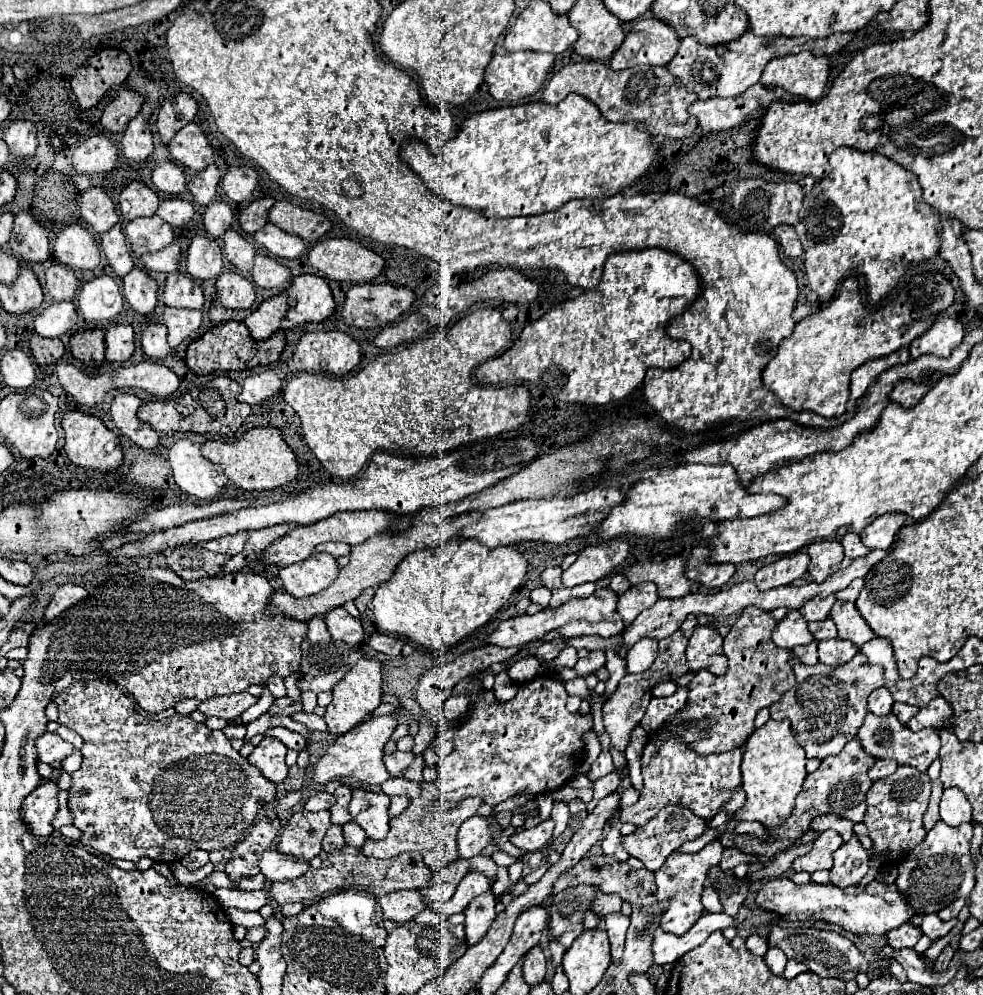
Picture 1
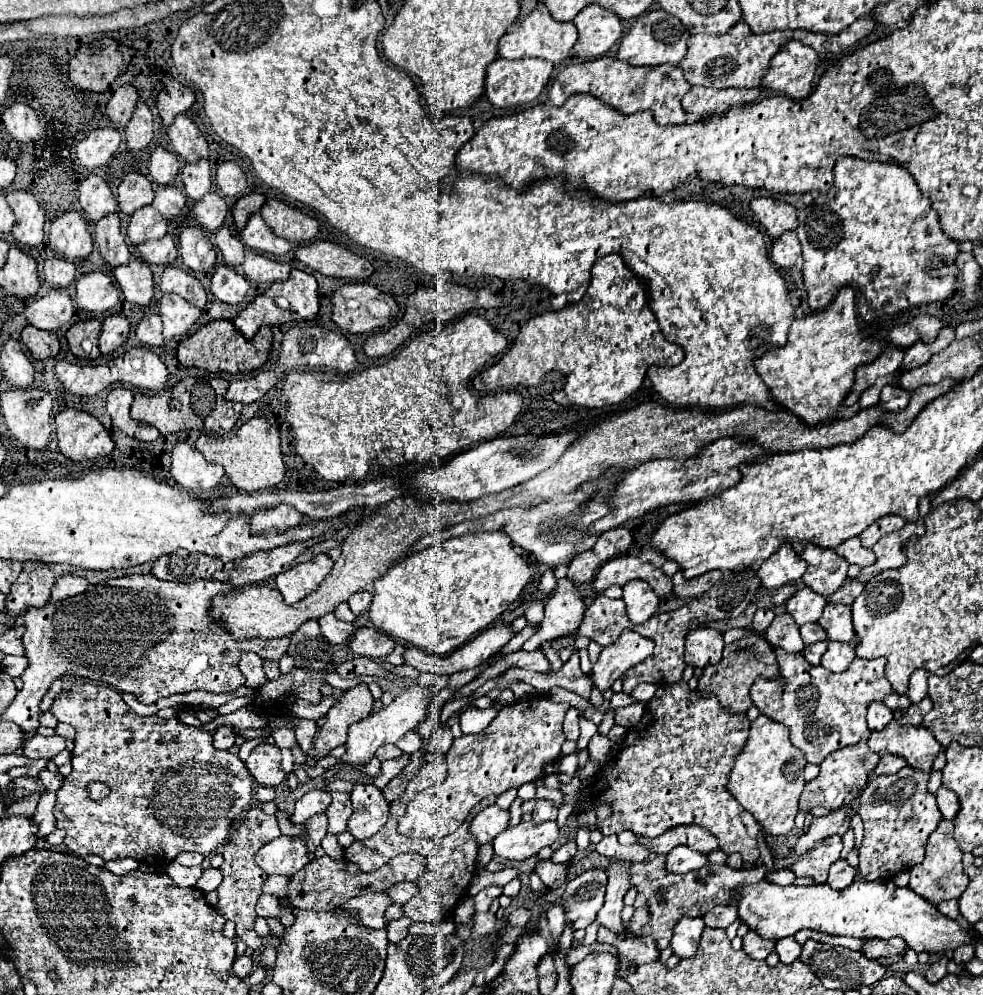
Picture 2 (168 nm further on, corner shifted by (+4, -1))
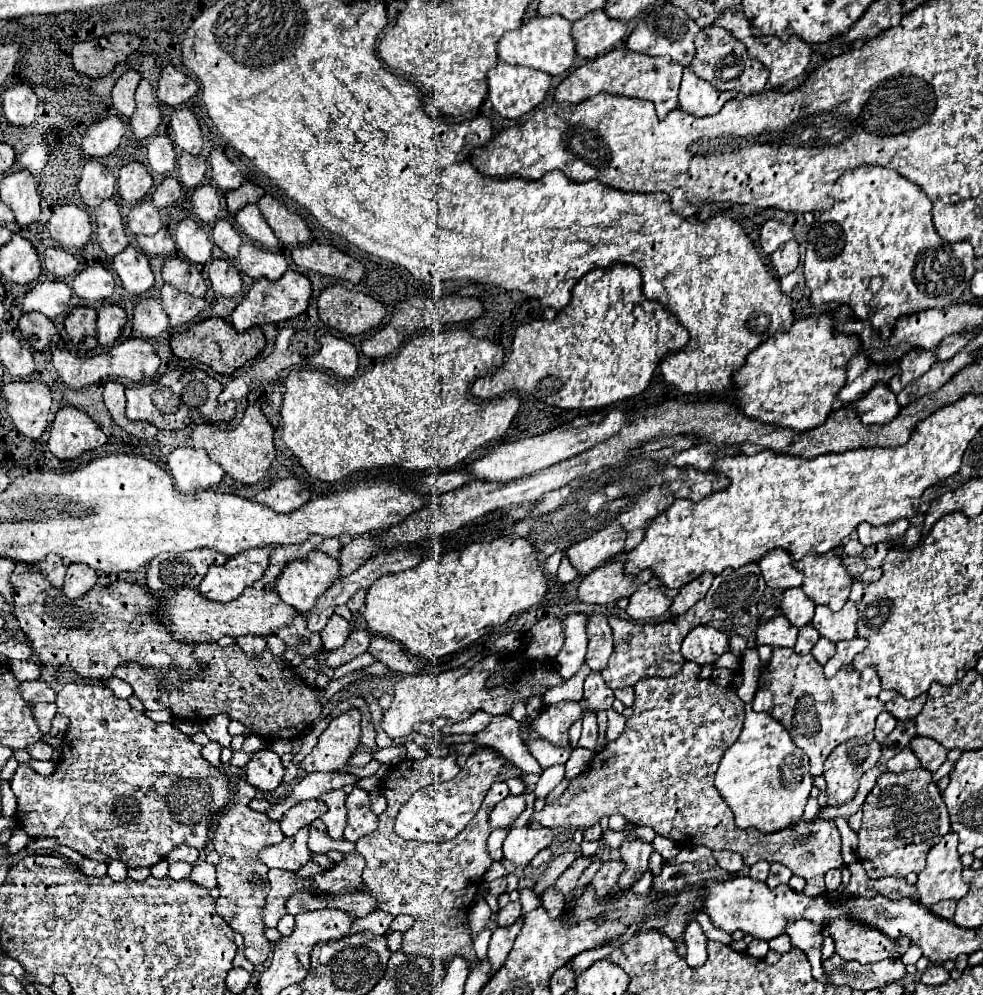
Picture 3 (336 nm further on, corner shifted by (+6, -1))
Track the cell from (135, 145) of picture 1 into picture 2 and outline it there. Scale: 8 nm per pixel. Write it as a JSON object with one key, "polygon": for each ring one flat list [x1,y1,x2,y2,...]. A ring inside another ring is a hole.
{"polygon":[[138,99,136,103,136,111,132,115,132,119,128,121,126,129,124,129,124,137,130,149,144,149,146,145,150,145,152,137,154,137,154,129,152,129,152,111,146,105,144,99]]}

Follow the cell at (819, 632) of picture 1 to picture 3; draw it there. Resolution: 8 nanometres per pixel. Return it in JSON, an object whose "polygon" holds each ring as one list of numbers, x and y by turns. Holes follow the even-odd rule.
{"polygon":[[804,625,804,627,800,627,800,631,798,631,798,641,796,641,794,651,800,653,800,655,806,655,806,653,810,653,810,649,818,643,818,639,820,639,820,633,814,631,812,625]]}

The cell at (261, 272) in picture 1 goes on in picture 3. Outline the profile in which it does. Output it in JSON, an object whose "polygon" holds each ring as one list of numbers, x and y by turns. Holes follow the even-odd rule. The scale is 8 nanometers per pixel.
{"polygon":[[244,243,240,247,240,255,236,263,238,263,238,269,252,279,266,277,274,281,274,279,280,279,284,271,288,269,284,255,268,251,268,249,260,249,252,243]]}

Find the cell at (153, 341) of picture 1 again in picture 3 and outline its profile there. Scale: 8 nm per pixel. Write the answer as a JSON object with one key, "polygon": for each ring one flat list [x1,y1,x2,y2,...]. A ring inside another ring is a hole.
{"polygon":[[146,297,136,305,132,323,134,329,146,339,158,339,164,331,168,331,168,317,164,315,158,297]]}

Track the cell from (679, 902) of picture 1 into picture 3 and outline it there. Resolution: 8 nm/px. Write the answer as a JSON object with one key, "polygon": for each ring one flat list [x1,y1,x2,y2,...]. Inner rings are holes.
{"polygon":[[696,921,688,923,684,931,684,943,686,943,686,963,690,967,702,967,706,963,706,937]]}

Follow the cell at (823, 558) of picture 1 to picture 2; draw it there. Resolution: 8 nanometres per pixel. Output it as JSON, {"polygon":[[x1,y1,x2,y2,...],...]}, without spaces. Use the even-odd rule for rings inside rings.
{"polygon":[[808,545,800,555,808,565,802,581,818,595,828,599,848,579,848,563,834,549]]}

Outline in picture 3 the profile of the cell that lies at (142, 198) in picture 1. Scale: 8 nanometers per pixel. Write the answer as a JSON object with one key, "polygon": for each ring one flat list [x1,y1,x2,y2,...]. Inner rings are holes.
{"polygon":[[128,163,120,169,118,177,118,193,122,201,136,203,142,201,152,187,152,177,142,163]]}

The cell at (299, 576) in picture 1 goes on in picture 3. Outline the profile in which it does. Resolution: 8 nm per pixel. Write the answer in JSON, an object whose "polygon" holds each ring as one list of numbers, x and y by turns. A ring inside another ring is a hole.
{"polygon":[[310,551,306,557,288,563,276,581,280,599,300,613,308,613,316,599,332,585,338,575,336,559,322,551]]}

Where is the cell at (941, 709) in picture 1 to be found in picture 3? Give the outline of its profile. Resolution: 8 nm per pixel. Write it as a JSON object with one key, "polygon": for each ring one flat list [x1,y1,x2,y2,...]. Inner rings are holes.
{"polygon":[[918,695,916,699,898,697,886,705,886,711,892,713,898,721,912,721,922,711,924,703,926,703,926,695]]}

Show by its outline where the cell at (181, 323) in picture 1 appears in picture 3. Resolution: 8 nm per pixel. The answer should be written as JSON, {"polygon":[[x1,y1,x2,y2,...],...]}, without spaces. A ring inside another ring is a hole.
{"polygon":[[164,285,160,289,160,299,162,299,164,311,170,319,170,327,188,325,204,309,204,299,184,295,184,293,176,291,172,285]]}

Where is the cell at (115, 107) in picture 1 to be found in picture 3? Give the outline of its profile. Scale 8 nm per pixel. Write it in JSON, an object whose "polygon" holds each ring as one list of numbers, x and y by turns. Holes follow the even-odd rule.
{"polygon":[[126,71,114,85,112,89,112,103,114,103,114,109,124,117,132,117,134,113,134,91,138,89,140,85,140,75,136,71]]}

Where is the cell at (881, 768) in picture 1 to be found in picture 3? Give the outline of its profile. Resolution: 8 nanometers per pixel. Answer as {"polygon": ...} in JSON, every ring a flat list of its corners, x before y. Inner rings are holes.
{"polygon":[[906,747,906,749,902,749,898,755,894,755,894,757,886,763,886,767,888,767,890,773,902,773,902,771,920,767,920,761,918,761,916,755,912,755,912,751]]}

